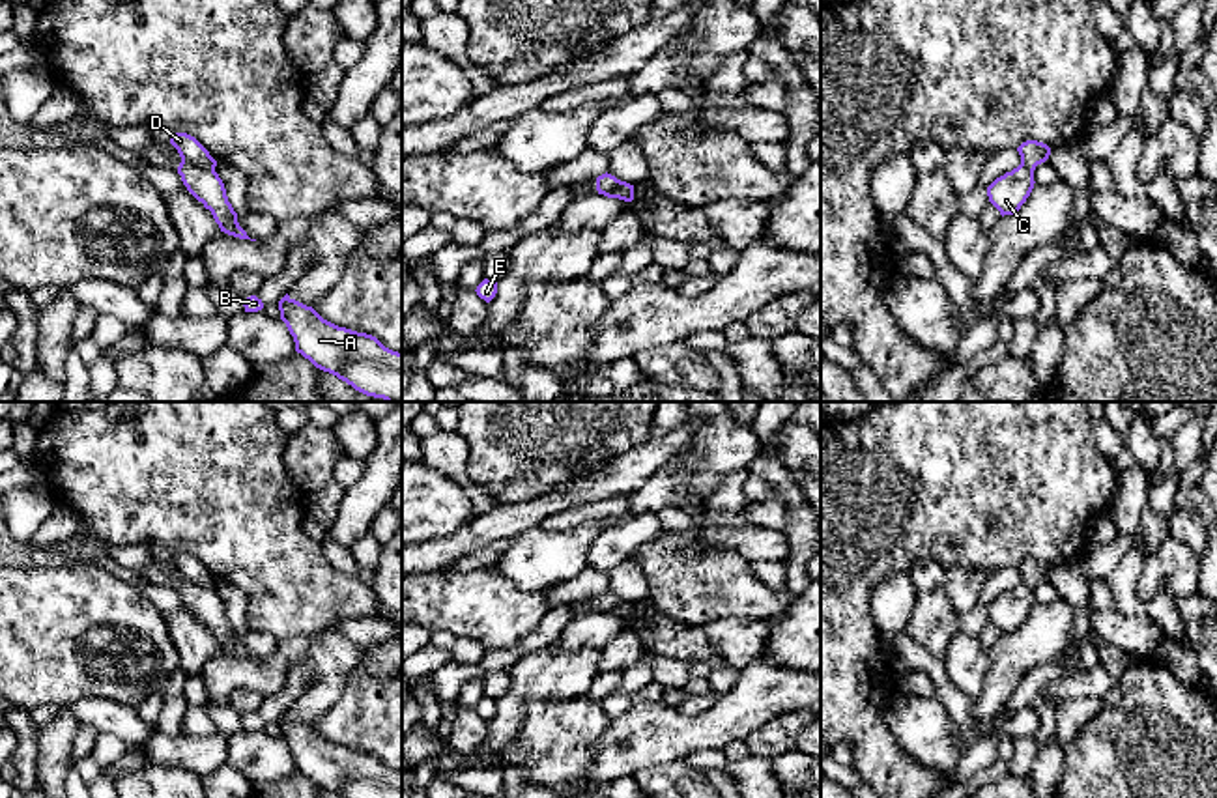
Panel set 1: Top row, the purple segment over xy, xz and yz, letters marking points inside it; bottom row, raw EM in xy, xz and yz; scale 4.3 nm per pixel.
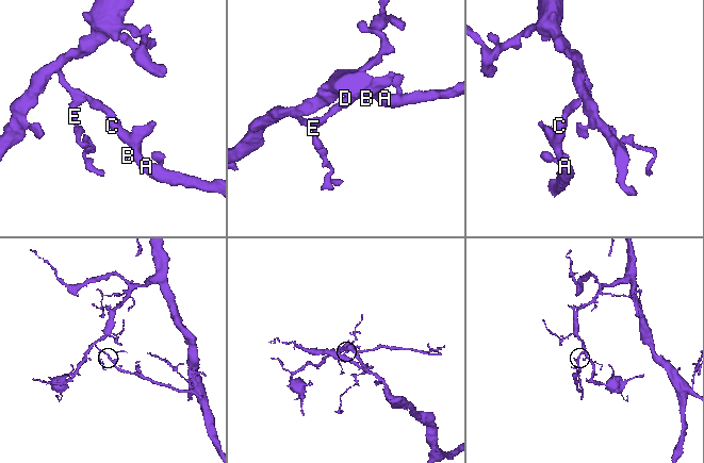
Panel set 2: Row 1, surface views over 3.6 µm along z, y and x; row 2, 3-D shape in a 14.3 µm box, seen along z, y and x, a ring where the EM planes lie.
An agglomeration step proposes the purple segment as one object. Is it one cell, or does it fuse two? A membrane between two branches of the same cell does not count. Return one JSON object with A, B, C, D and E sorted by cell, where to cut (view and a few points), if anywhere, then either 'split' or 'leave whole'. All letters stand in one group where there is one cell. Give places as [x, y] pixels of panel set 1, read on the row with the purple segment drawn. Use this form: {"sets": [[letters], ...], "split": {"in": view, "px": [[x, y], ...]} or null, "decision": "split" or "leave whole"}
{"sets": [["A", "B", "C"], ["D", "E"]], "split": {"in": "xy", "px": [[182, 159], [214, 169]]}, "decision": "split"}

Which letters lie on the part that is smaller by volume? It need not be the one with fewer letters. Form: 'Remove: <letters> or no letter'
Remove: A, B, C

